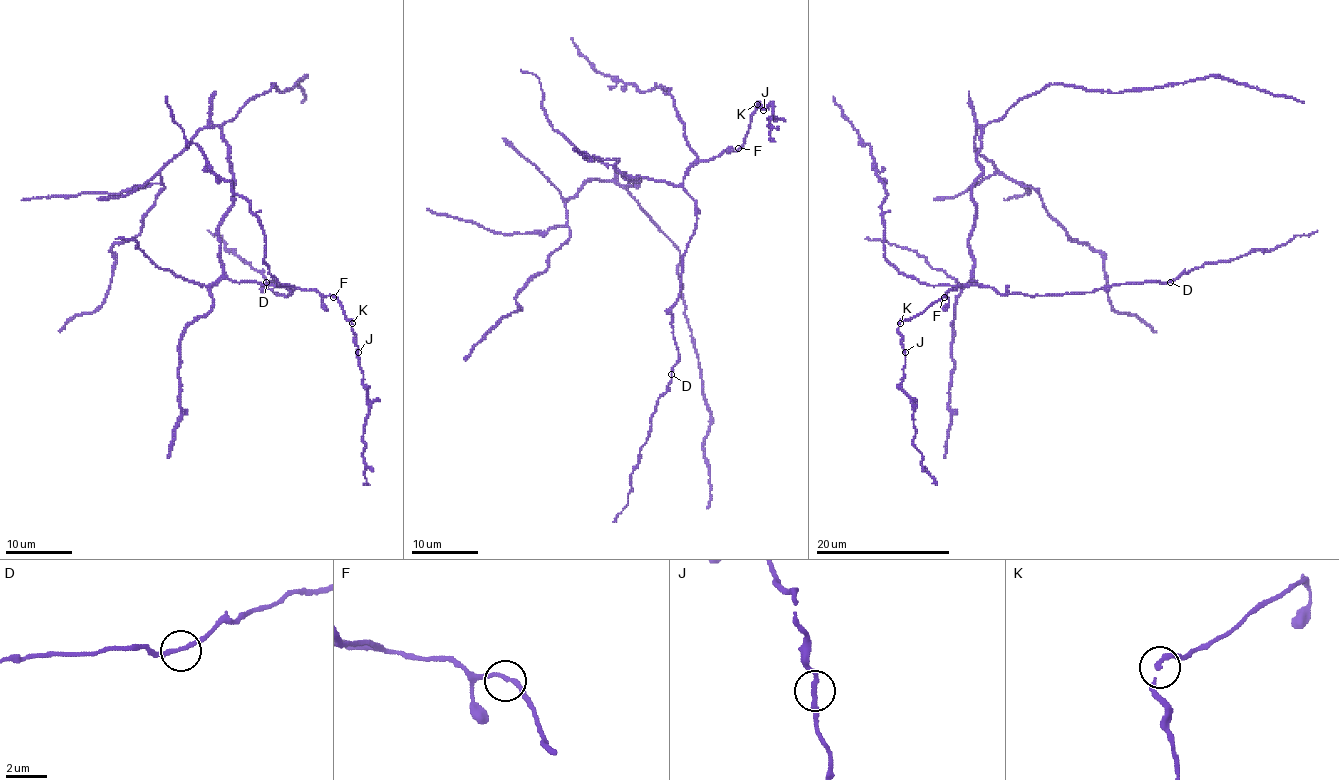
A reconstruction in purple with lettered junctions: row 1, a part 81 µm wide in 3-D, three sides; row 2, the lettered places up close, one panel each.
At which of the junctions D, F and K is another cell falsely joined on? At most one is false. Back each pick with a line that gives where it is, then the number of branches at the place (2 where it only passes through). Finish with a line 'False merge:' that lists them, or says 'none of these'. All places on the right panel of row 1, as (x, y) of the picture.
K: at (900, 323); 2 branches meet
False merge: K

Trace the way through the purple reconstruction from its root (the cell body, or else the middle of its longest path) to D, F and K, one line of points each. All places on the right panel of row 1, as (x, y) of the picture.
D: (972, 230), (969, 240), (972, 280), (1000, 294), (1079, 294), (1121, 284), (1170, 282)
F: (972, 230), (969, 240), (969, 252), (974, 262), (972, 280), (980, 284), (960, 285), (944, 297)
K: (972, 230), (969, 240), (969, 252), (974, 262), (972, 280), (980, 284), (960, 285), (900, 324)

